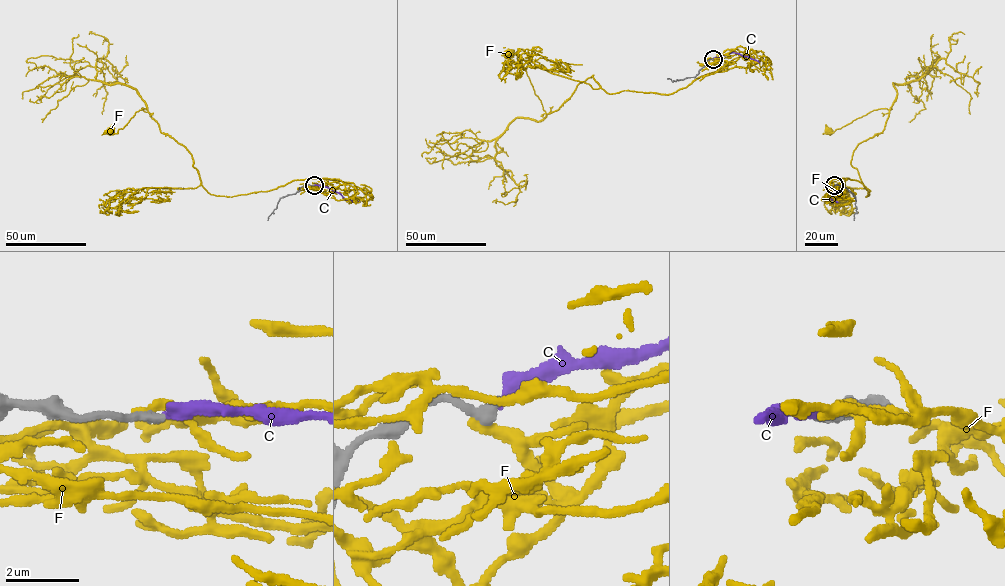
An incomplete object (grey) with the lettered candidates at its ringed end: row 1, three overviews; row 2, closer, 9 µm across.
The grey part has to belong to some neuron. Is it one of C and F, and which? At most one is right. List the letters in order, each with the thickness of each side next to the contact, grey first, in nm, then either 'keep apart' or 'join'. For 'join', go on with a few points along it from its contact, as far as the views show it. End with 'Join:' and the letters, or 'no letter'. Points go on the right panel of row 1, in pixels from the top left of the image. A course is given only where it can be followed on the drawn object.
C: 320 nm thick on the grey side, 360 nm on the other; join; it runs (834, 185), (828, 191), (831, 199), (838, 202)
F: 320 nm thick on the grey side, 320 nm on the other; keep apart
Join: C

